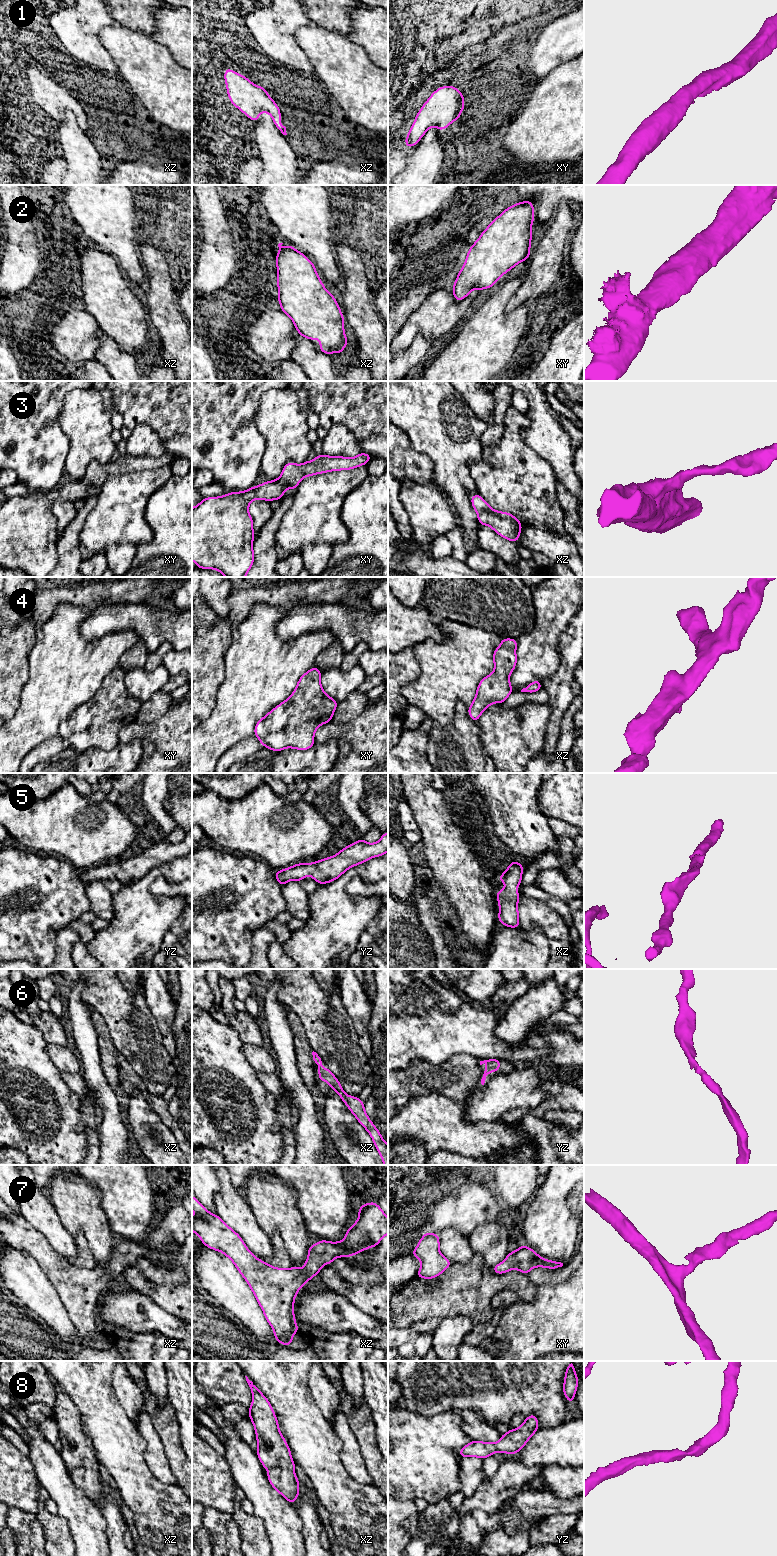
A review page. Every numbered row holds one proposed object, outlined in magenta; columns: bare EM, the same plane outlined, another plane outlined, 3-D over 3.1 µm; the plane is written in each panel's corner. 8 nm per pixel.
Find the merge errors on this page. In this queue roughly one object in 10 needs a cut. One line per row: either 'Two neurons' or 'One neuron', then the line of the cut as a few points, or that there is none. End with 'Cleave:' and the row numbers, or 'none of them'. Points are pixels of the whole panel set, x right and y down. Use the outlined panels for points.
1: One neuron. No split
2: One neuron. No split
3: One neuron. No split
4: One neuron. No split
5: One neuron. No split
6: One neuron. No split
7: One neuron. No split
8: One neuron. No split
Cleave: none of them

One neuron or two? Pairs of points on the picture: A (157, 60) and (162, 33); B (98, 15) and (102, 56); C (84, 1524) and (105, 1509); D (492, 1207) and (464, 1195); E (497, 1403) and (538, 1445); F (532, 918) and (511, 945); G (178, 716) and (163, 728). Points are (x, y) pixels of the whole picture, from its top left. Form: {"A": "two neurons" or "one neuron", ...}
{"A": "two neurons", "B": "one neuron", "C": "two neurons", "D": "one neuron", "E": "two neurons", "F": "two neurons", "G": "one neuron"}

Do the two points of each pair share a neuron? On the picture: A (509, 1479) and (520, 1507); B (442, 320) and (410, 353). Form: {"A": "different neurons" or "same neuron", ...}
{"A": "different neurons", "B": "different neurons"}

